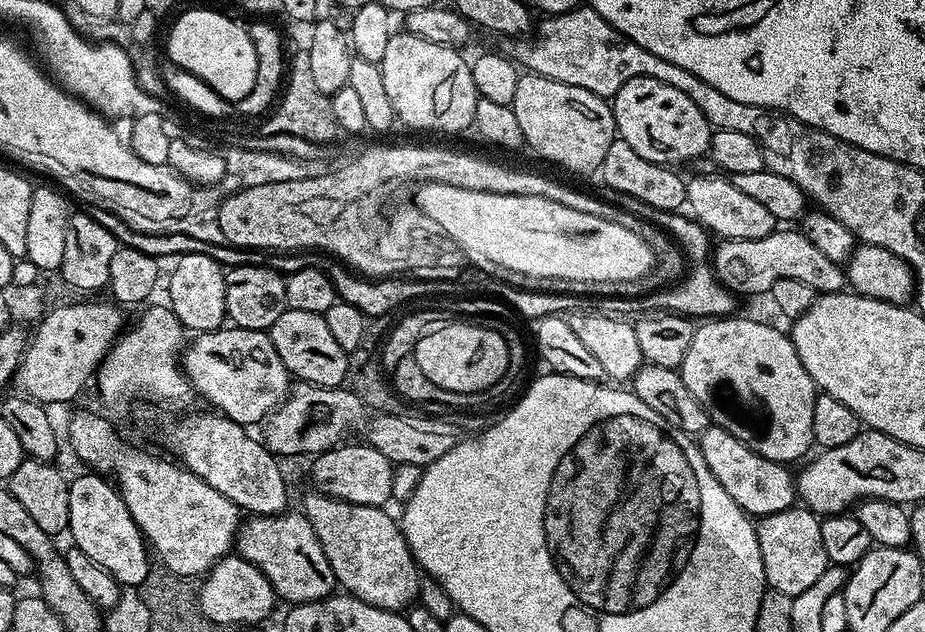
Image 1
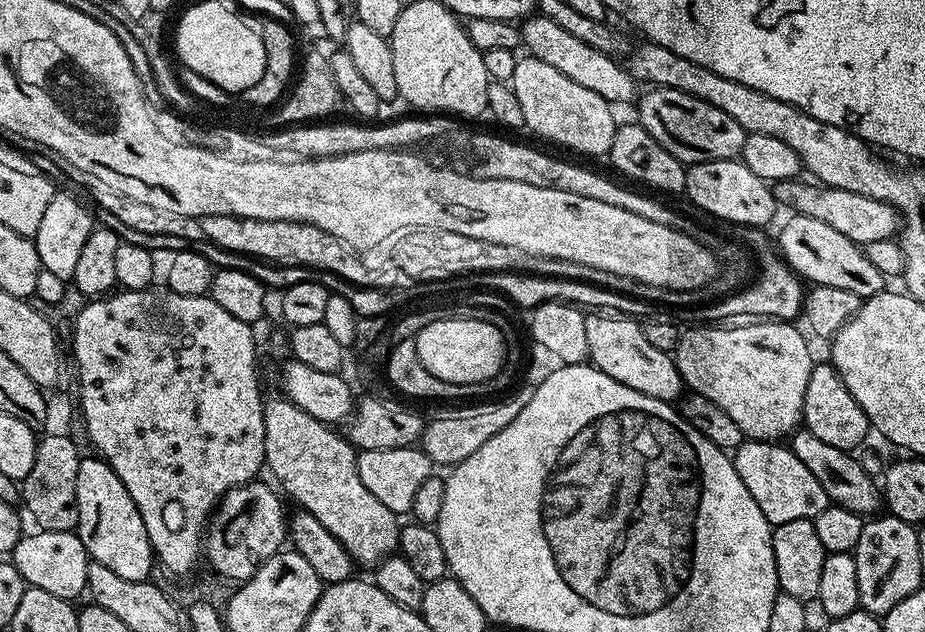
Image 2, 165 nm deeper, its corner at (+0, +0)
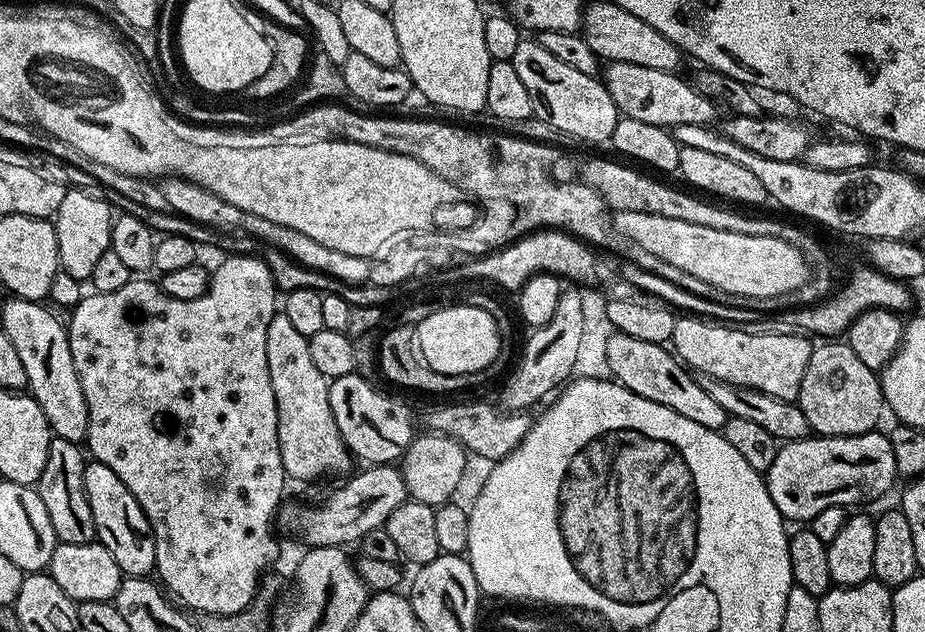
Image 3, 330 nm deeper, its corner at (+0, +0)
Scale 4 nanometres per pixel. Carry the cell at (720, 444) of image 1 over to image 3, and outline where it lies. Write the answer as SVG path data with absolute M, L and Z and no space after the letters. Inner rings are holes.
M880 430L857 436L812 434L807 440L781 443L766 473L770 498L788 522L811 522L830 506L849 506L872 500L890 491L897 480L892 441Z

